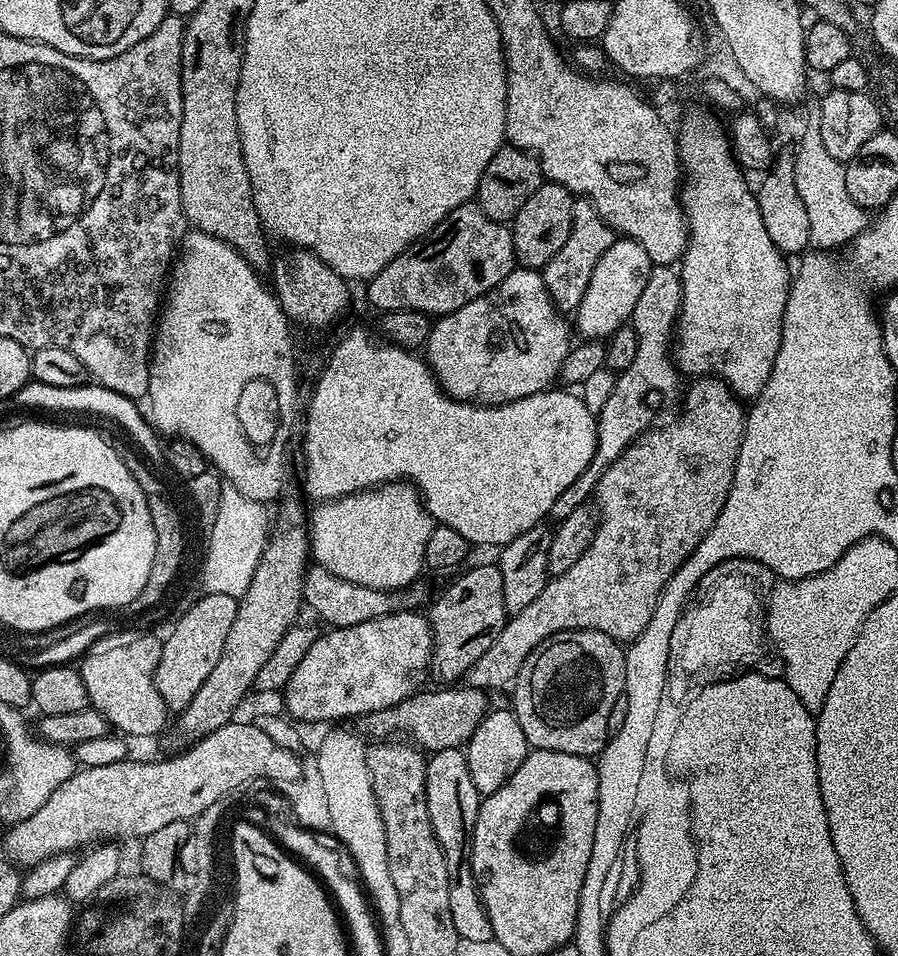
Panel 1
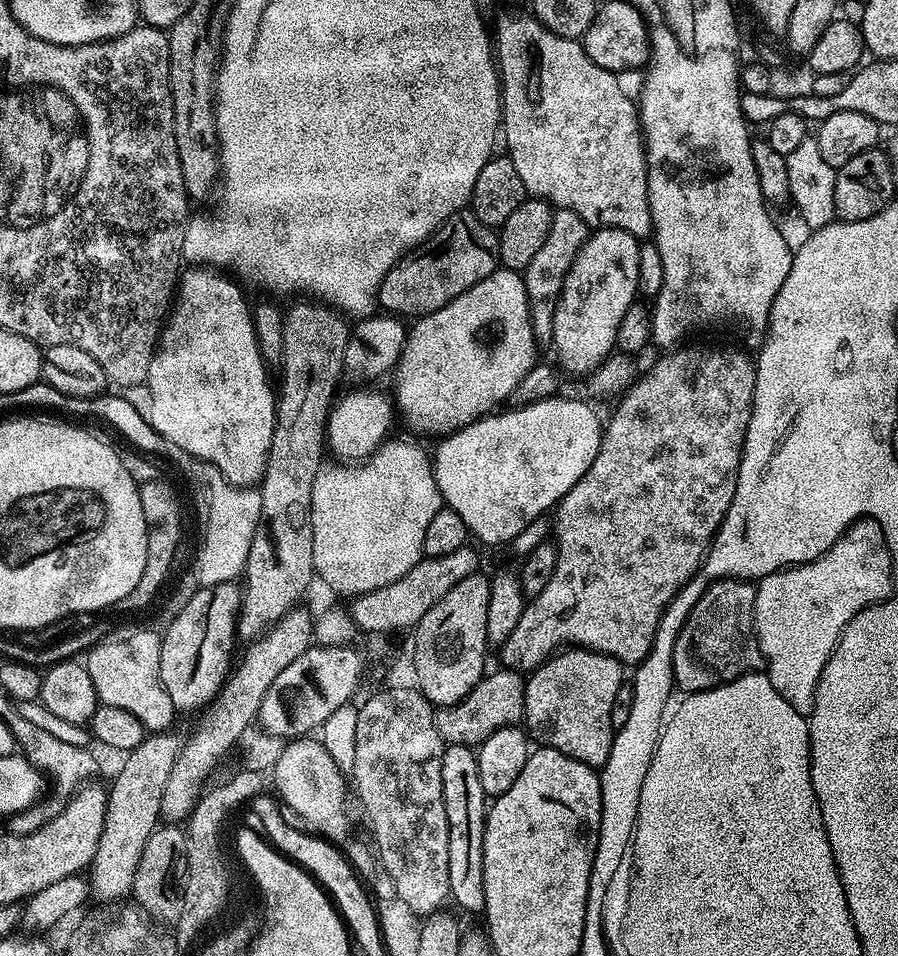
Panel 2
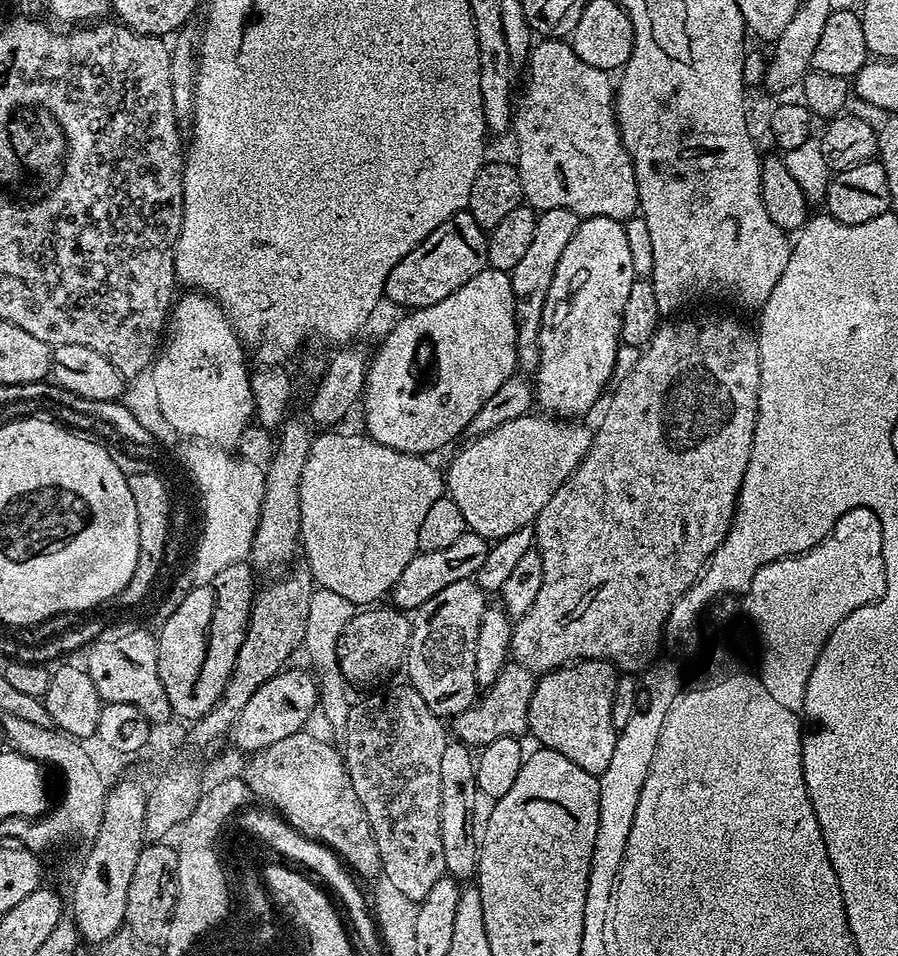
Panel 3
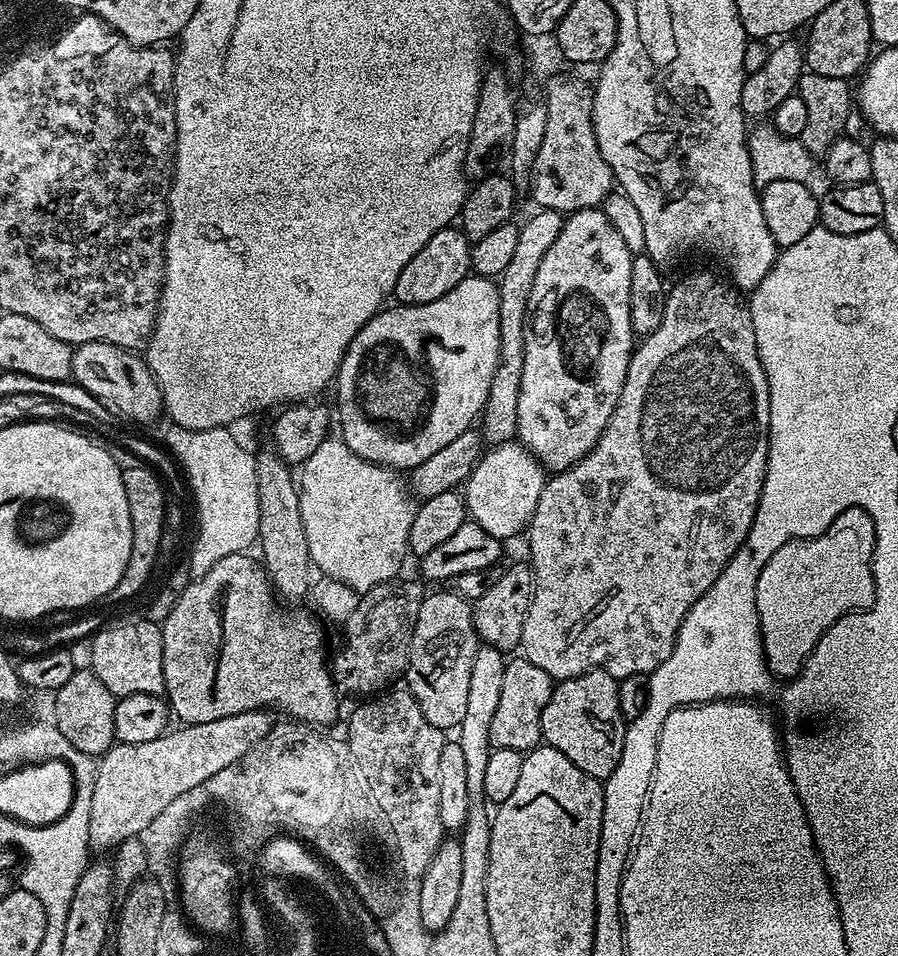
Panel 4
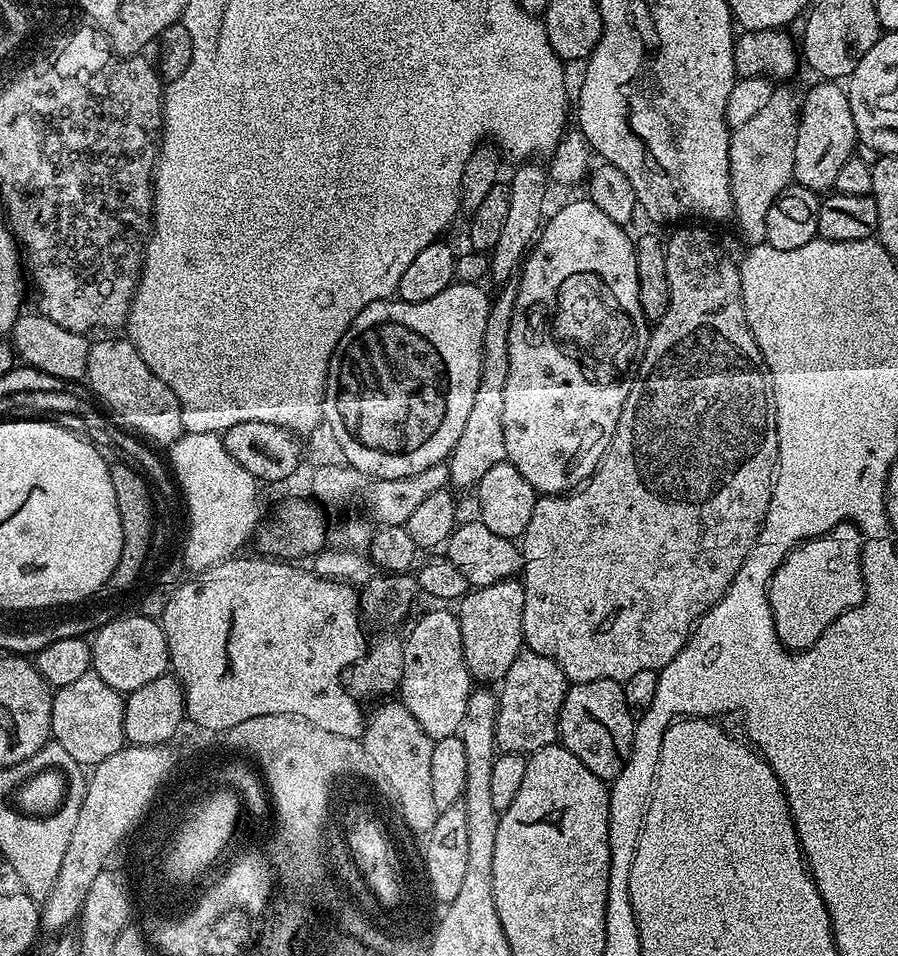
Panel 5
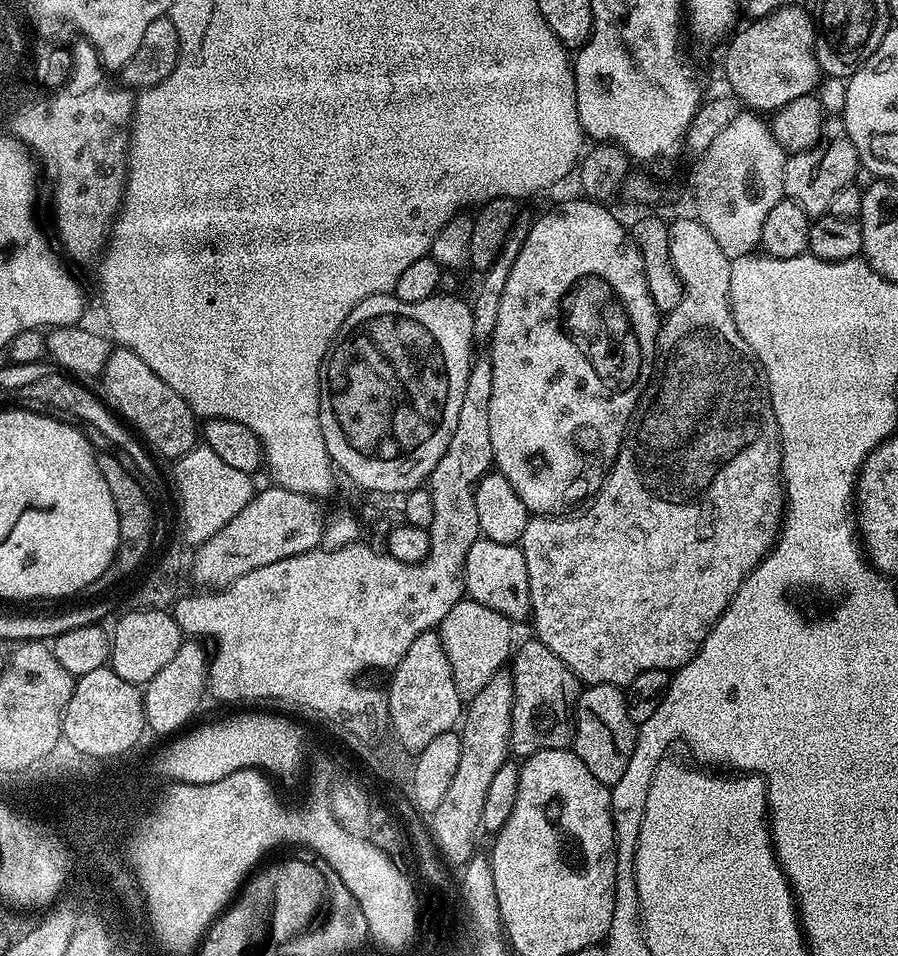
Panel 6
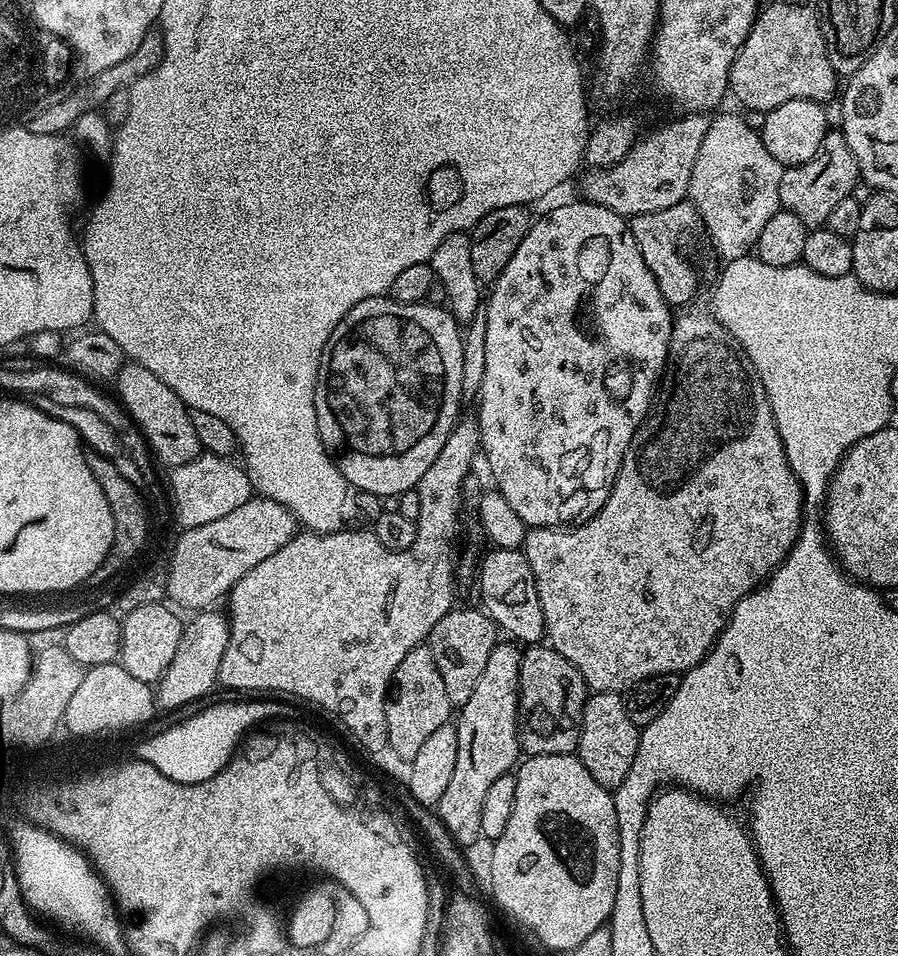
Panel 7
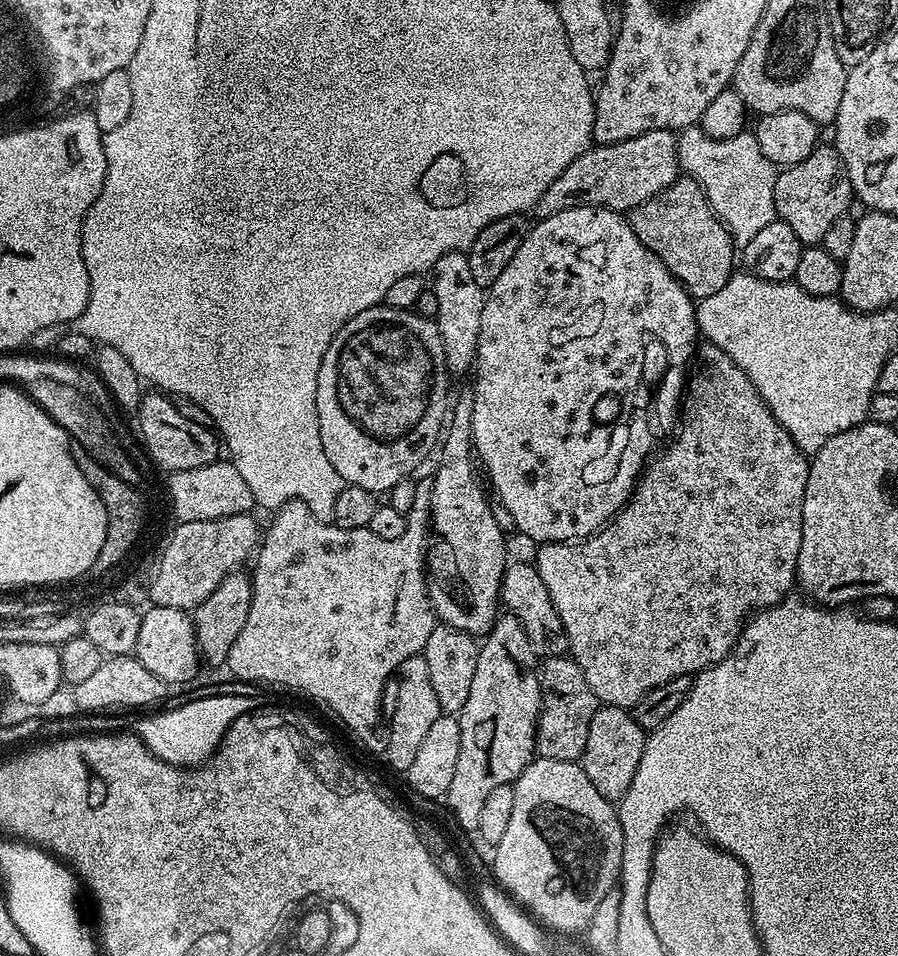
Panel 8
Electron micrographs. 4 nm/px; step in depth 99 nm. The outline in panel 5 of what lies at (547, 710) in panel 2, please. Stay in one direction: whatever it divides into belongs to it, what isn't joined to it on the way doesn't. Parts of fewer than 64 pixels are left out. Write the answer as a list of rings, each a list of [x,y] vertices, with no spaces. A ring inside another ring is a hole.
[[[591,680],[569,687],[560,711],[558,740],[574,758],[578,758],[578,762],[582,762],[582,766],[586,766],[586,770],[590,770],[590,774],[605,782],[616,780],[630,758],[635,729],[636,720],[628,711],[621,681]]]

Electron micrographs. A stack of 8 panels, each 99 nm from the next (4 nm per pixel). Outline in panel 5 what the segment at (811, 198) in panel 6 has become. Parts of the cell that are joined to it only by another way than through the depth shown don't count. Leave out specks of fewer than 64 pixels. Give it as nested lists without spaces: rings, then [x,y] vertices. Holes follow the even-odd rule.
[[[816,82],[808,92],[808,97],[803,97],[802,107],[798,112],[798,127],[796,130],[796,141],[794,142],[794,174],[795,183],[809,188],[817,194],[831,189],[838,178],[838,170],[850,159],[853,159],[855,148],[858,148],[856,139],[856,127],[854,126],[854,114],[850,114],[850,102],[848,93],[843,87],[840,88],[836,82]]]

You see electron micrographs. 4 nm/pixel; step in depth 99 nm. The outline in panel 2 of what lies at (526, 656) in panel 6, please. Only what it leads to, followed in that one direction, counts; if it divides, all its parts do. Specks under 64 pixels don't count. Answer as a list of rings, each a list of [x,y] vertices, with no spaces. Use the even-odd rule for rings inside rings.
[[[511,670],[499,671],[489,671],[483,680],[477,682],[474,690],[470,690],[470,694],[466,694],[466,698],[462,698],[457,704],[445,704],[435,709],[438,734],[444,739],[445,745],[467,744],[469,746],[479,746],[483,740],[490,738],[490,734],[494,734],[494,730],[510,728],[523,721],[525,677],[521,673]]]

